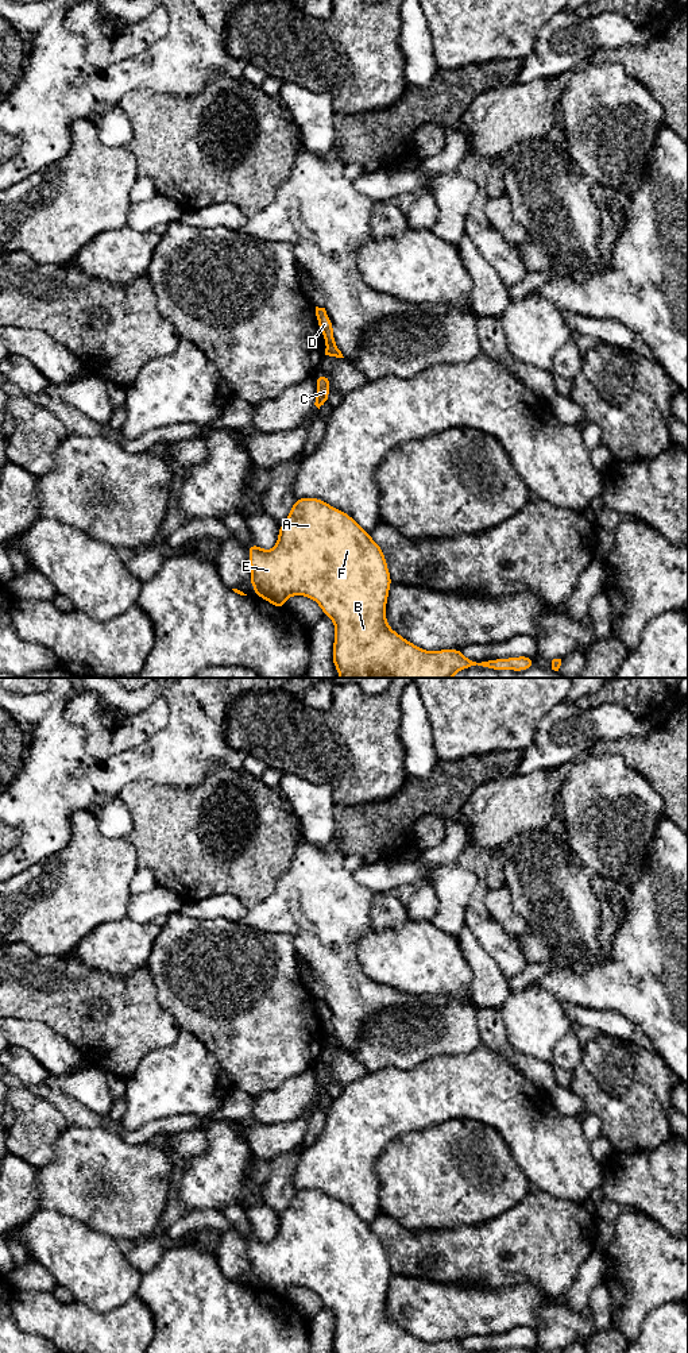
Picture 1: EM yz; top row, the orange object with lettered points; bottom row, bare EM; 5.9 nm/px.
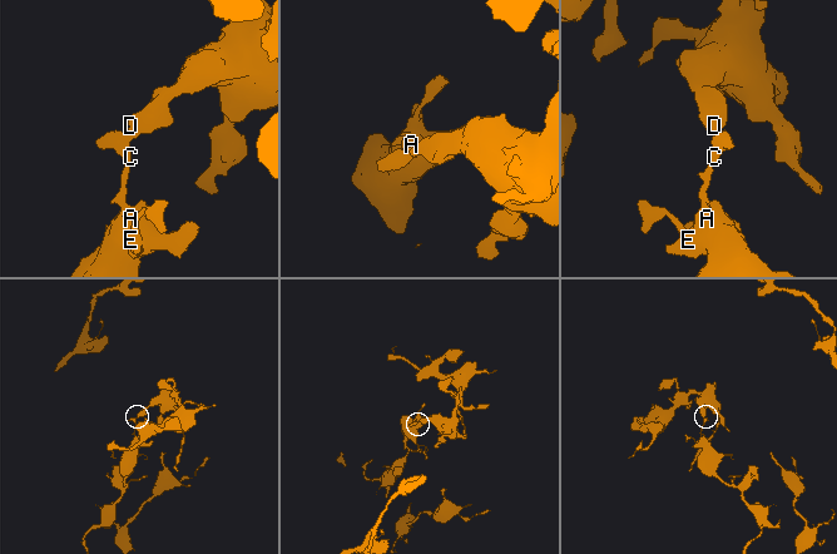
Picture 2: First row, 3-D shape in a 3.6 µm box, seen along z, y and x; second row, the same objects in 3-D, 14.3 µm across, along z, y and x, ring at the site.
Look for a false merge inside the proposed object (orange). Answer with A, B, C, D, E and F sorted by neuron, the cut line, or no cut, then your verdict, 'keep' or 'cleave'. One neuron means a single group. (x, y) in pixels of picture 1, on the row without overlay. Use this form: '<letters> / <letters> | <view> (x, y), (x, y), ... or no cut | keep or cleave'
A B C E F / D | yz (335, 1036), (327, 1039) | cleave

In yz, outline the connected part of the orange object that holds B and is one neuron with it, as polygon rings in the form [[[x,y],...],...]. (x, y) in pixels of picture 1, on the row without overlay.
[[[297,1190],[287,1210],[279,1218],[275,1238],[266,1242],[251,1234],[248,1249],[250,1273],[255,1279],[255,1288],[262,1288],[283,1302],[290,1287],[305,1287],[314,1291],[321,1298],[324,1307],[335,1314],[333,1353],[534,1353],[532,1348],[472,1352],[464,1349],[461,1341],[457,1339],[425,1342],[393,1322],[386,1311],[386,1295],[393,1272],[382,1238],[349,1206],[320,1190]]]

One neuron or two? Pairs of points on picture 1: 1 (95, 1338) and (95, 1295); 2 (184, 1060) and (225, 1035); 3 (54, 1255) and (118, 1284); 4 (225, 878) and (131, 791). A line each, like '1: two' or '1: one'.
1: two
2: two
3: one
4: one

